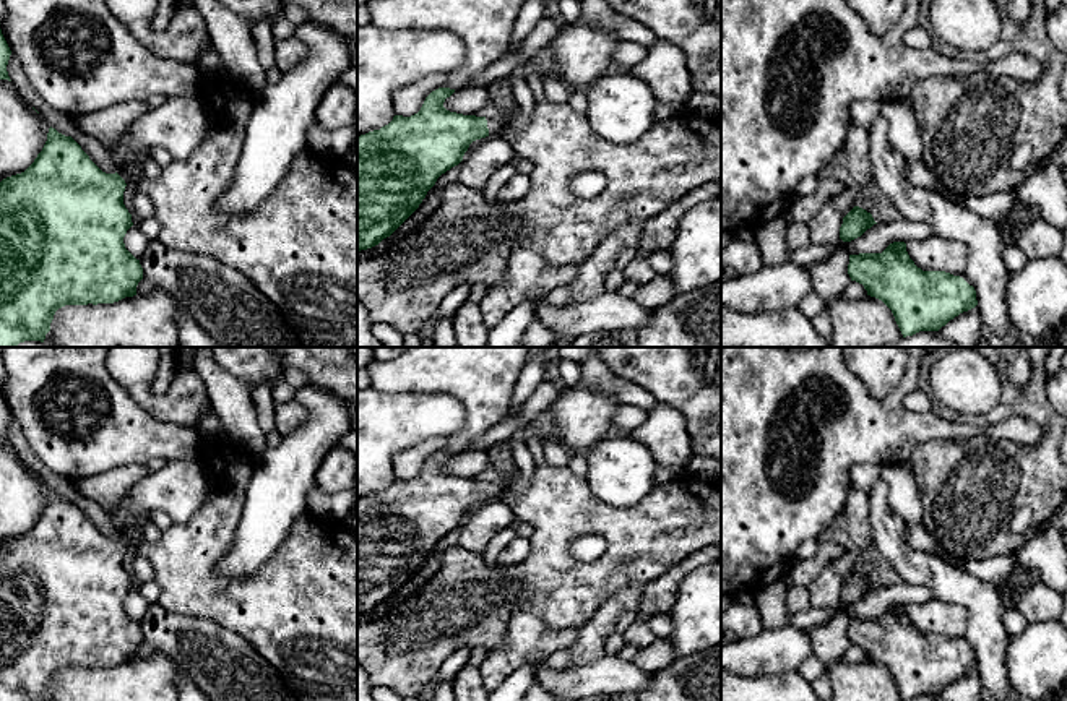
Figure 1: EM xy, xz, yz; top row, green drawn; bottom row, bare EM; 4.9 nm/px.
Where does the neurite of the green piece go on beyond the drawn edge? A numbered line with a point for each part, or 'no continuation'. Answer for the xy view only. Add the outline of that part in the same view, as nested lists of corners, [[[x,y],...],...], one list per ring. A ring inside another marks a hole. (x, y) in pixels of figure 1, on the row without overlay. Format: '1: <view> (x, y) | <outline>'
1: xy (130, 534) | [[[151,513],[148,514],[140,514],[138,519],[132,524],[123,524],[117,531],[117,537],[125,544],[125,547],[135,547],[140,548],[143,542],[143,532],[145,527],[153,523]]]

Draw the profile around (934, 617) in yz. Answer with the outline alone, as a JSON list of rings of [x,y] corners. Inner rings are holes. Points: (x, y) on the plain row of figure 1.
[[[931,599],[924,604],[906,607],[906,615],[922,634],[945,634],[953,639],[963,638],[968,626],[968,612],[958,604]]]

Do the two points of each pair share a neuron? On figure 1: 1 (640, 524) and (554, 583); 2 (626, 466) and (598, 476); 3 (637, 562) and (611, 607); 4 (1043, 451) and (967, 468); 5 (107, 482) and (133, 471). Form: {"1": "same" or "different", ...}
{"1": "same", "2": "same", "3": "different", "4": "same", "5": "same"}

